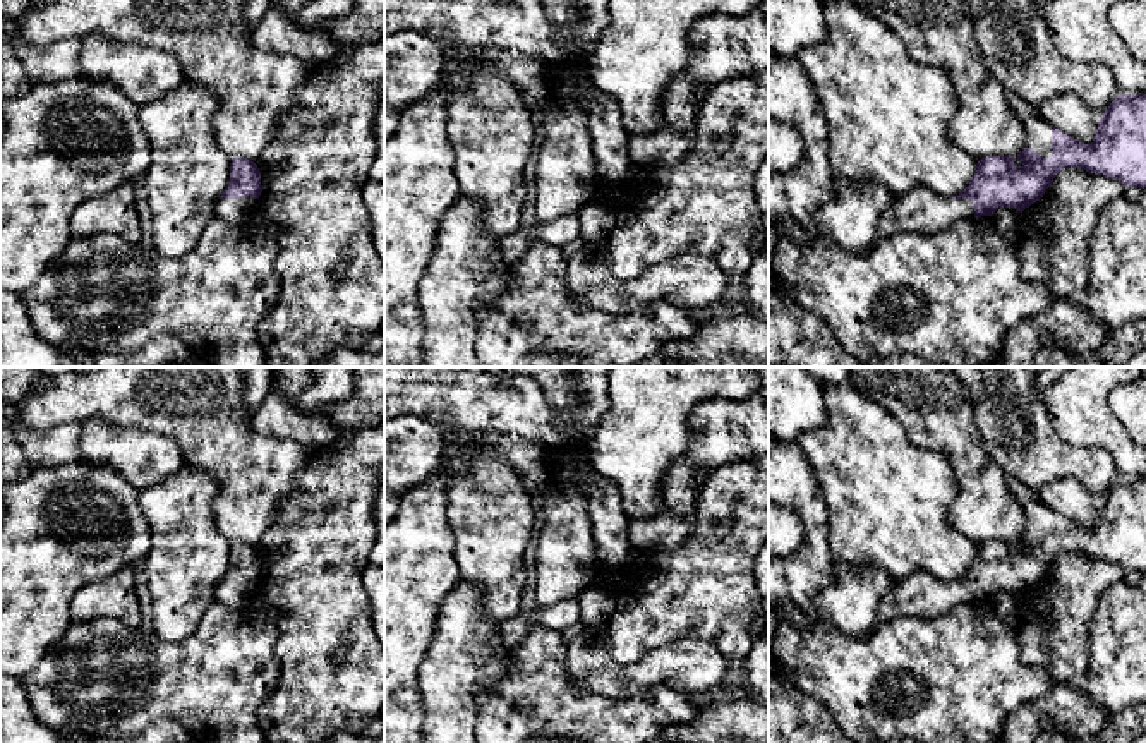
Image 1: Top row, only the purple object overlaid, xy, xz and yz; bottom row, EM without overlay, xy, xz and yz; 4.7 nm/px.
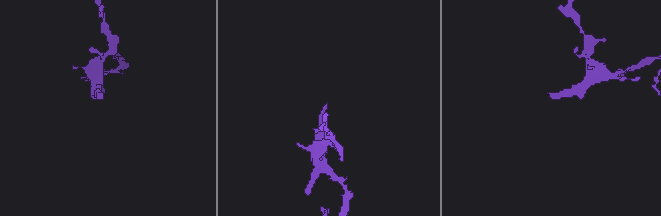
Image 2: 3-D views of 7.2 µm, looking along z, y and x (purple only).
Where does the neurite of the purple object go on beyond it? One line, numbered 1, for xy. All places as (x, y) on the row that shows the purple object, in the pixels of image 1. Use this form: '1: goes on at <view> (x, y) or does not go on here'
1: goes on at xy (230, 210)

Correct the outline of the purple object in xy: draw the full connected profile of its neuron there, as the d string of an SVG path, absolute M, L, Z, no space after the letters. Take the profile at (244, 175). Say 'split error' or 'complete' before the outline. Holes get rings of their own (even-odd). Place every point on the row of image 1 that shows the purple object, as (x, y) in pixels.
split error; M233 158L230 182L214 204L214 218L228 223L252 220L261 192L261 172L257 165L247 158Z

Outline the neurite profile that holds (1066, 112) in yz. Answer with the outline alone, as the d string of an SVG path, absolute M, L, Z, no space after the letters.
M1064 93L1046 100L1036 108L1036 115L1084 144L1093 142L1100 122L1100 117L1074 93Z

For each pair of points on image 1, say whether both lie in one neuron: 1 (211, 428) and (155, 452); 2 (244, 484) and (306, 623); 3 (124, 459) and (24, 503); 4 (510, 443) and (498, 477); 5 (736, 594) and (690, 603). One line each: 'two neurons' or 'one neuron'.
1: two neurons
2: two neurons
3: two neurons
4: two neurons
5: one neuron

